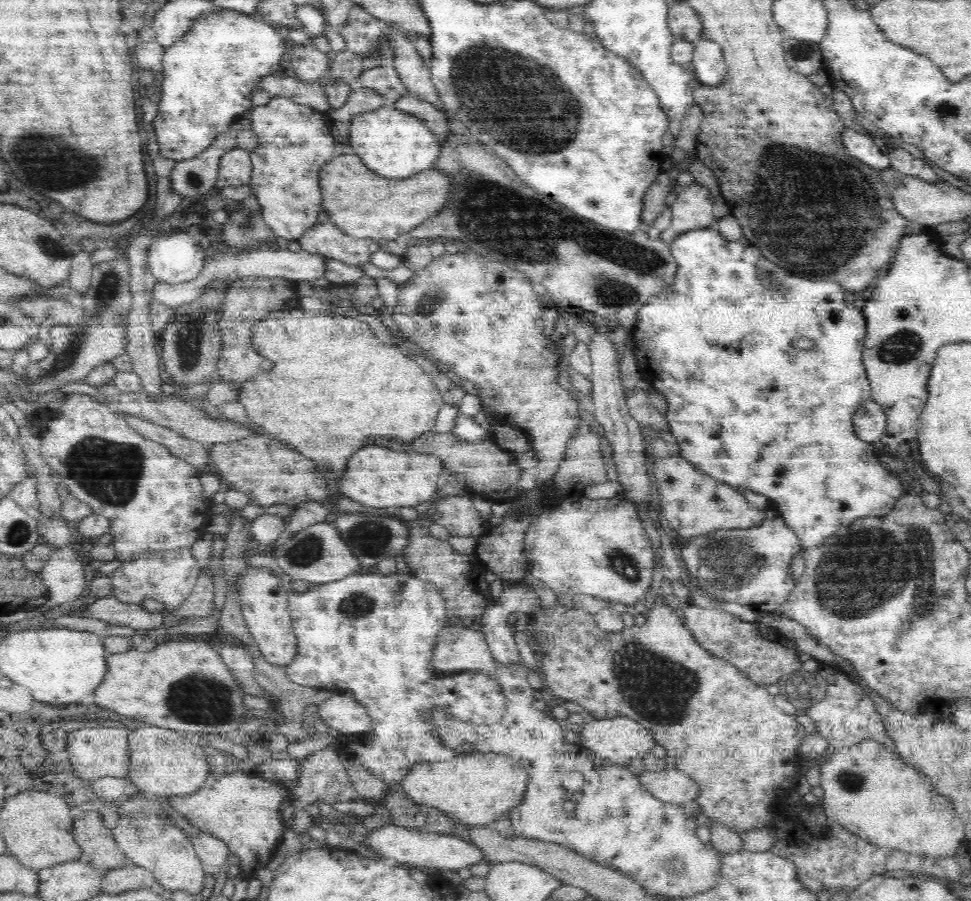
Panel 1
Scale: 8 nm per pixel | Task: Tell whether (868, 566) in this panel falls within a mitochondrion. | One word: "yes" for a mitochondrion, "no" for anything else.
yes

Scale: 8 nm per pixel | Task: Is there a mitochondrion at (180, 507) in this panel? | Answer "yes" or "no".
no

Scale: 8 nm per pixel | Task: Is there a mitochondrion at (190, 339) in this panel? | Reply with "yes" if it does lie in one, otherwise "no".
yes

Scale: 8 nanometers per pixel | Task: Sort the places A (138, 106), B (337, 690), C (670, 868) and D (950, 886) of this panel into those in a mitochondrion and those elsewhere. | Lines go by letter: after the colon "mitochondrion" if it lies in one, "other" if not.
A: other
B: other
C: mitochondrion
D: other

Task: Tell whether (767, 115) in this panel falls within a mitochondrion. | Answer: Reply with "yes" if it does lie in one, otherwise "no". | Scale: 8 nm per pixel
no

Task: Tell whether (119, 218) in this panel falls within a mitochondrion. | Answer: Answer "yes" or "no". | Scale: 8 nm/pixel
no

